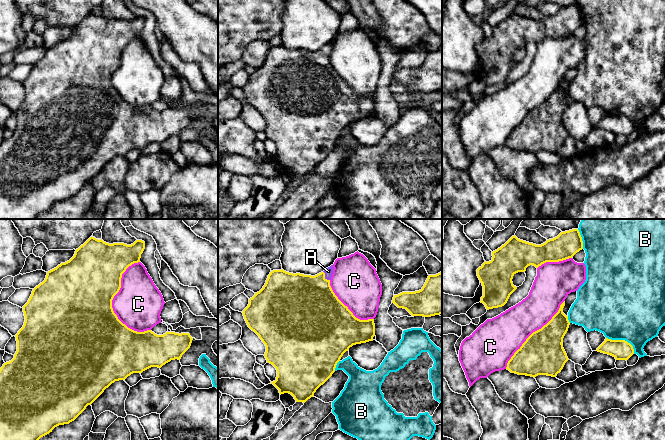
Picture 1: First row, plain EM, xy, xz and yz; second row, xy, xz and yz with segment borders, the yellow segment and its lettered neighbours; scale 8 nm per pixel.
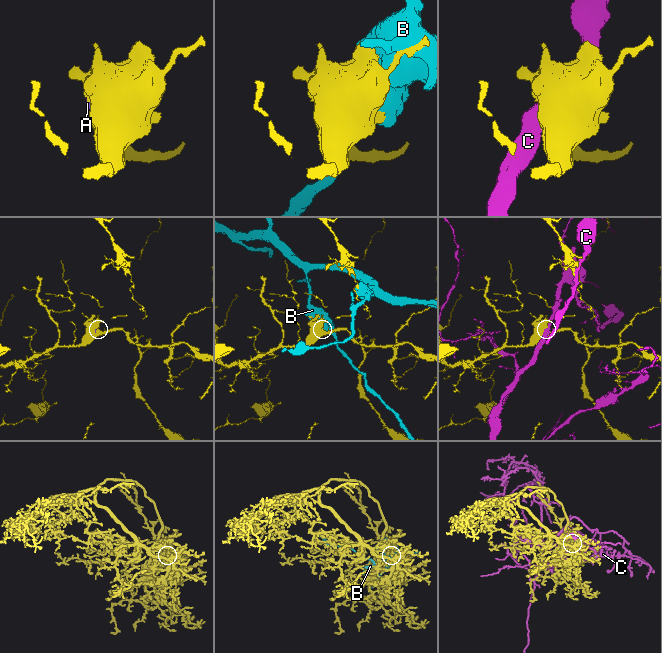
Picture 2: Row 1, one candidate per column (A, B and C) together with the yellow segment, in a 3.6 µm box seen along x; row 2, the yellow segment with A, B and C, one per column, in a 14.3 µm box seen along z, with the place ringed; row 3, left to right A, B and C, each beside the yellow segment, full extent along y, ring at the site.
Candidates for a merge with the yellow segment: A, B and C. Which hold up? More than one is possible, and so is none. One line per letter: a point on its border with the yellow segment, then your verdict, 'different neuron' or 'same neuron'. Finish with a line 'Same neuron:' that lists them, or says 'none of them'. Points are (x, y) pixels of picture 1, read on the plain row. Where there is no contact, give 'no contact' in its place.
A: xz (324, 52) | same neuron
B: yz (623, 116) | different neuron
C: xy (112, 75) | different neuron
Same neuron: A

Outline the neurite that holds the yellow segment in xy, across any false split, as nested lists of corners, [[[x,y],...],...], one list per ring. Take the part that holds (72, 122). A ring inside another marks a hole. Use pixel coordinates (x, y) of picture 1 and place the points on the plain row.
[[[90,13],[76,25],[74,32],[69,37],[48,47],[45,56],[33,65],[28,78],[23,82],[24,101],[15,111],[17,127],[14,134],[4,139],[0,145],[0,219],[37,219],[41,213],[52,208],[55,203],[74,197],[88,181],[91,181],[115,157],[125,156],[131,150],[142,149],[151,143],[161,144],[171,136],[180,136],[190,124],[193,114],[189,109],[166,108],[163,111],[157,111],[151,106],[137,108],[123,100],[113,87],[112,76],[121,64],[122,50],[129,42],[140,38],[144,25],[145,18],[142,16],[136,16],[131,21],[124,19],[109,20],[102,15]]]

